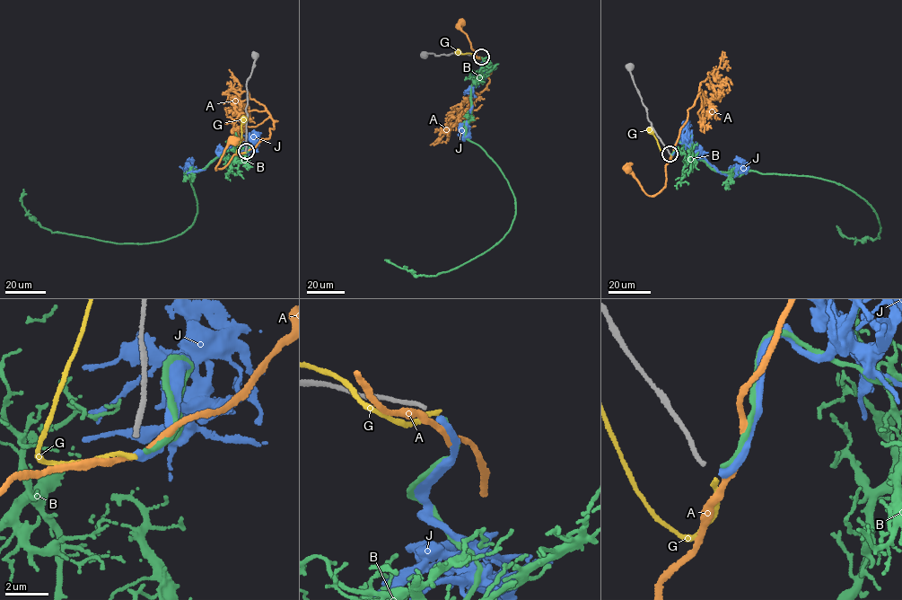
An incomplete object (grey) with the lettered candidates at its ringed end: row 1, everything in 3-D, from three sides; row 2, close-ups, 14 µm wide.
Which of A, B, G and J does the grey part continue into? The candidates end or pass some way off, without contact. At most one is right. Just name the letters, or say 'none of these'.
B

